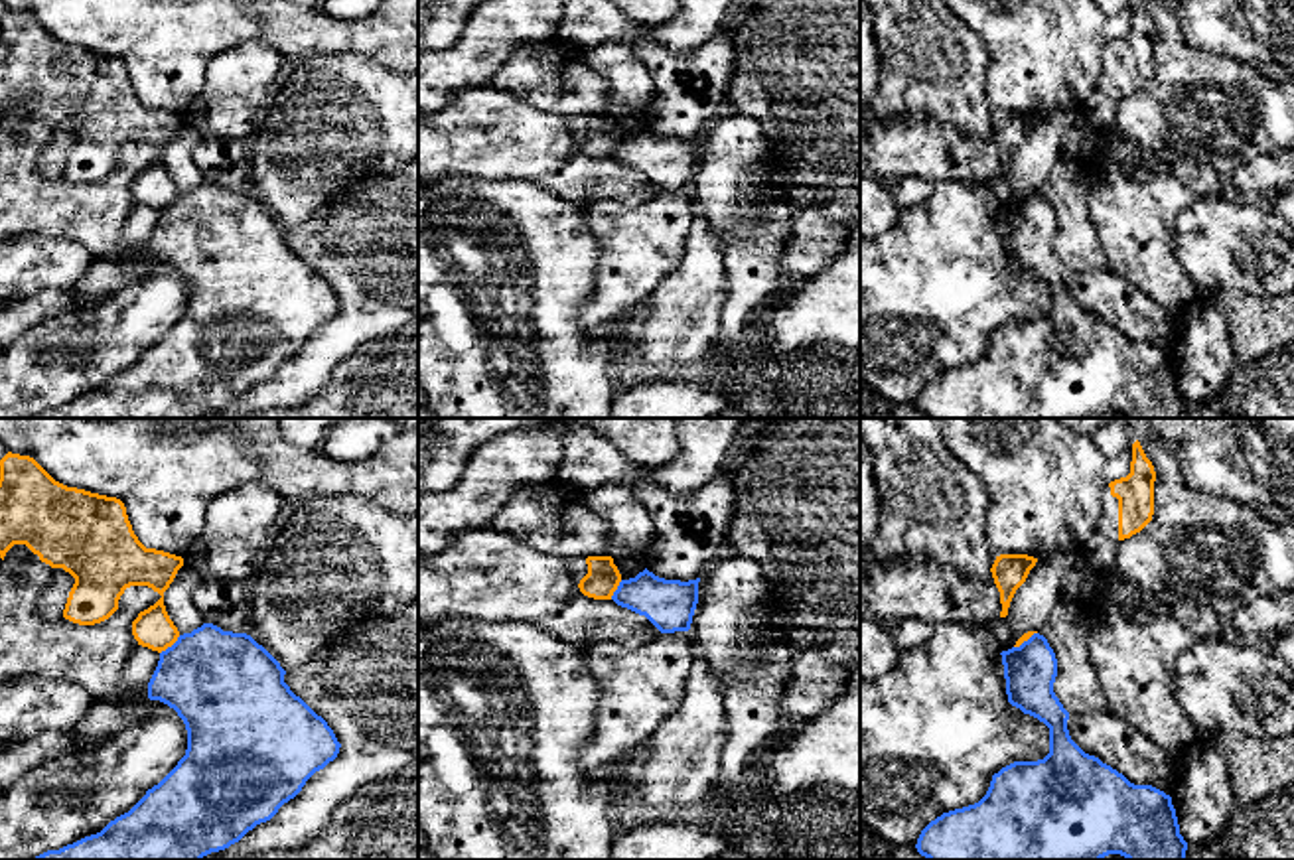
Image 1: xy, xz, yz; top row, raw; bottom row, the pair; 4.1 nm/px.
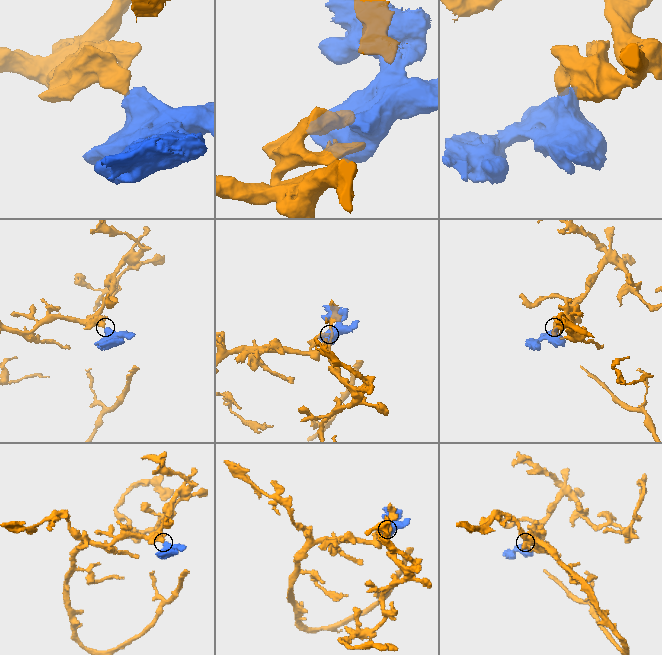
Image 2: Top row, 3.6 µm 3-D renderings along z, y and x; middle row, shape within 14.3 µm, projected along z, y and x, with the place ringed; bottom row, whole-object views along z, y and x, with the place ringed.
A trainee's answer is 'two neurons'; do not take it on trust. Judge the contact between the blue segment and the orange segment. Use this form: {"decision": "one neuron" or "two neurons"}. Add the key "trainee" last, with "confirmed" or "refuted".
{"decision": "two neurons", "trainee": "confirmed"}

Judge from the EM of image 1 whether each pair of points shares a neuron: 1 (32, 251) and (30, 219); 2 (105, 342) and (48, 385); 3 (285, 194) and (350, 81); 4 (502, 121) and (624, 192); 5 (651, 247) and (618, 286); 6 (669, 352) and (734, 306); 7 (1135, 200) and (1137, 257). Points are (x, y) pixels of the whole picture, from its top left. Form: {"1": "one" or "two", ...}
{"1": "two", "2": "one", "3": "one", "4": "one", "5": "one", "6": "two", "7": "one"}

